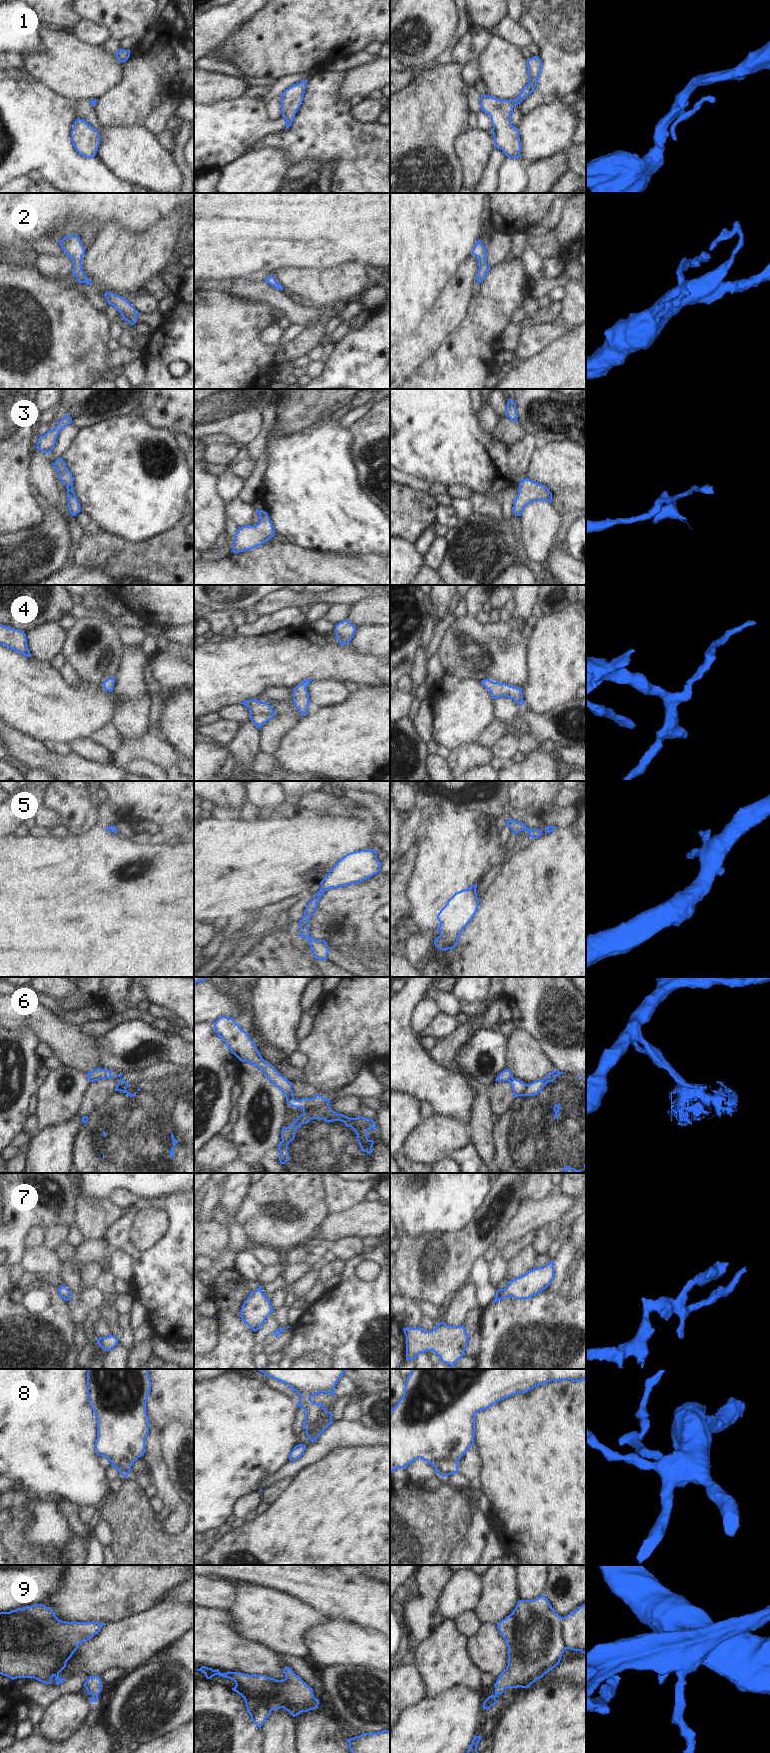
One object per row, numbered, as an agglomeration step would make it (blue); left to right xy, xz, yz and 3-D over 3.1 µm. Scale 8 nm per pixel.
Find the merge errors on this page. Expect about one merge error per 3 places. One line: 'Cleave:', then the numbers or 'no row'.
Cleave: 6, 8

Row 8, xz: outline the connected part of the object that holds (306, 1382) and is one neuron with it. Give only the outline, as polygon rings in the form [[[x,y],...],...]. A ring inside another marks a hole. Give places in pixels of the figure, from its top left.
[[[255,1369],[265,1375],[287,1384],[300,1395],[298,1408],[304,1409],[305,1421],[303,1429],[310,1439],[317,1429],[318,1420],[322,1425],[317,1437],[333,1423],[332,1412],[328,1412],[323,1404],[314,1403],[311,1397],[320,1393],[334,1395],[334,1389],[345,1369]]]

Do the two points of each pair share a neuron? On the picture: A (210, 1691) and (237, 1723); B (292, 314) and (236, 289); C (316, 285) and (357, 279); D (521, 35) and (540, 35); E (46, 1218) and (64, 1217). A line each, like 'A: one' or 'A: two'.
A: one
B: one
C: one
D: two
E: one

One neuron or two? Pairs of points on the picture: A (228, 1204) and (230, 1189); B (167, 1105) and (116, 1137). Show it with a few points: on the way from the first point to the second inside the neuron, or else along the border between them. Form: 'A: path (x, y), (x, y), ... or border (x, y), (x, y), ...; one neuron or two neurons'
A: path (230, 1200), (230, 1193); one neuron
B: path (154, 1117), (138, 1125), (129, 1134); one neuron

